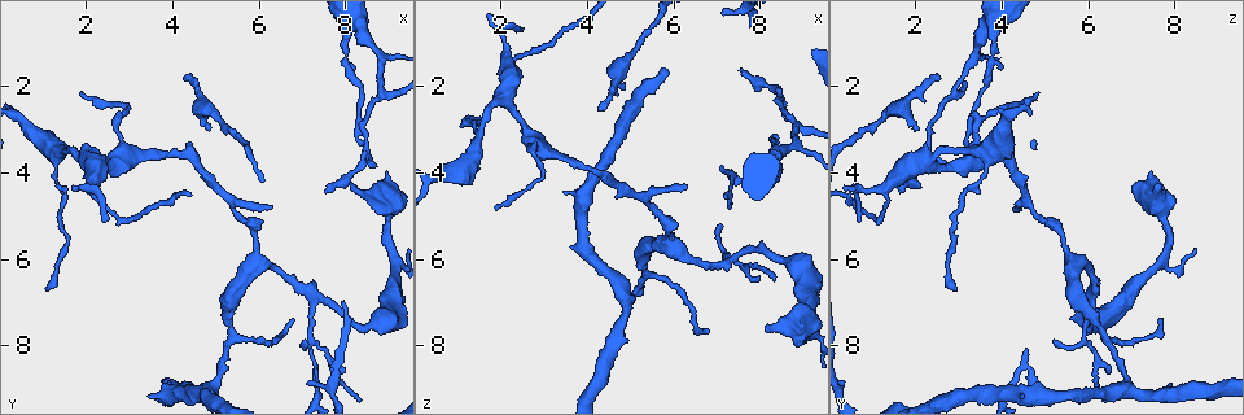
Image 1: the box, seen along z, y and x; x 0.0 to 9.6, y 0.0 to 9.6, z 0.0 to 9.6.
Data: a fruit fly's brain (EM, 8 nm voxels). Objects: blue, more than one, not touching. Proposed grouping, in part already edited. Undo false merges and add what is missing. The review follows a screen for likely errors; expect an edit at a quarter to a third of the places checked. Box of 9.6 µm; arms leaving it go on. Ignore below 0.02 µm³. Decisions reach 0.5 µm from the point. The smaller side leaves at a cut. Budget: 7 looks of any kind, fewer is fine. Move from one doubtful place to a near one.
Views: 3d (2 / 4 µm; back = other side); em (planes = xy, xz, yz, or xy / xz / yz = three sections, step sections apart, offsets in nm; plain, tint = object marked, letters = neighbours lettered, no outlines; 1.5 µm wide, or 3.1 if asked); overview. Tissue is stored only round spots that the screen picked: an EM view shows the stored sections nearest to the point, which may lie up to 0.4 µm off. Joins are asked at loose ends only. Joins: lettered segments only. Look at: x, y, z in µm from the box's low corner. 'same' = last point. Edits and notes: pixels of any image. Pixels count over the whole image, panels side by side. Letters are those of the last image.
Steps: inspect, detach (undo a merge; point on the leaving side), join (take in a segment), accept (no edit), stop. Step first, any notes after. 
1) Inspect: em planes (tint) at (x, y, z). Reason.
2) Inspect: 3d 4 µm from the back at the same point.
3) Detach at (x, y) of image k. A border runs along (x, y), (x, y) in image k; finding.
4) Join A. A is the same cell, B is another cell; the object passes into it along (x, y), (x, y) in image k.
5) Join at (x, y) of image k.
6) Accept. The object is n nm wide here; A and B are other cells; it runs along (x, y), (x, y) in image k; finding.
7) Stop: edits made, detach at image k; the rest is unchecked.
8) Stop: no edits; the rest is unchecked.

Inspect: 3d 4 µm at (2.15, 4.45, 1.35). Branch point.

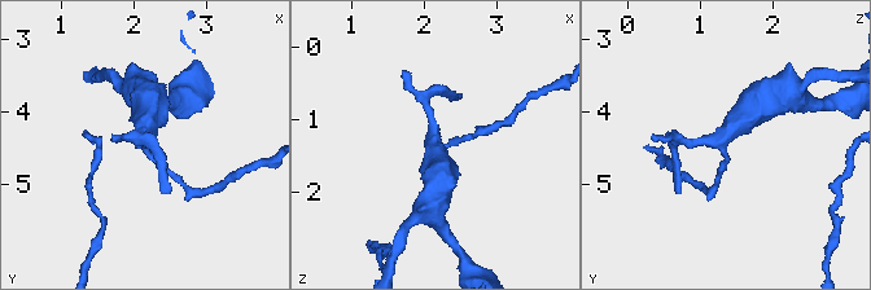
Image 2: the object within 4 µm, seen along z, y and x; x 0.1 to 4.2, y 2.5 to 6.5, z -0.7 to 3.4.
Inspect: em planes (tint) at (2.10, 4.40, 1.35).

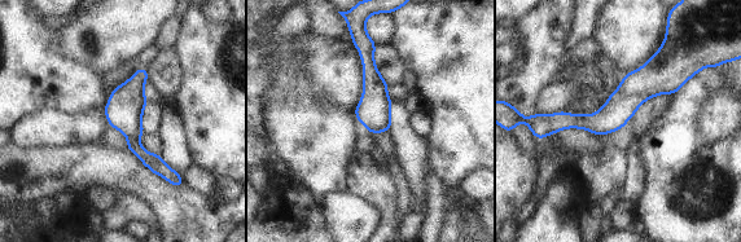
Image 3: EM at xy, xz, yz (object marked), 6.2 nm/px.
Inspect: em planes (letters) at the same point. See the neighbours.

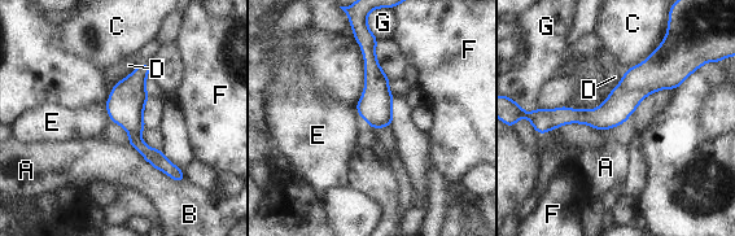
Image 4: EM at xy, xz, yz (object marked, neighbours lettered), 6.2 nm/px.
Accept. A, B, C, D, E, F and G are other cells; a border runs along (104, 106), (112, 121) in image 4; continuous, no second cell.

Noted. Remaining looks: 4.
Inspect: 3d 2 µm at (1.85, 2.20, 4.90). Branch stops here.

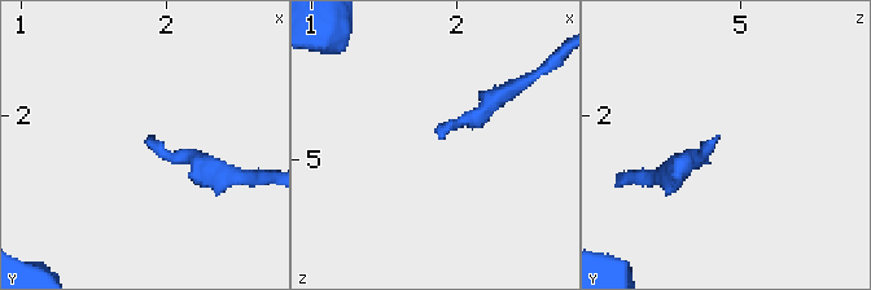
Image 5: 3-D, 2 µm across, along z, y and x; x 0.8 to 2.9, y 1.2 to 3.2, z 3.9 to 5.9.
Inspect: em planes (letters) at (1.88, 2.14, 4.86). Need the tissue.

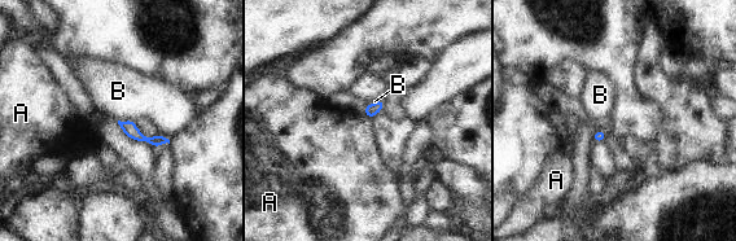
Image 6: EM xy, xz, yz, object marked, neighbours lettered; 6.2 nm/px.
Accept. The longest contact is with B, 100 nm; A and B are other cells; a border runs along (362, 112), (372, 118) in image 6; none of them fits.

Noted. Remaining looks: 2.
Stop: no edits; the rest is unchecked.

